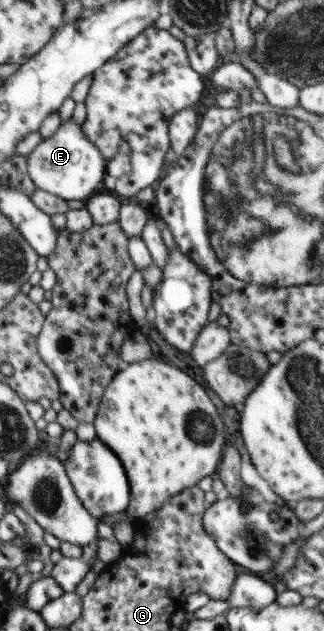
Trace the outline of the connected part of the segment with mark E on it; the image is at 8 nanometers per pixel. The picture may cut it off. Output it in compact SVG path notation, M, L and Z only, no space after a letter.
M74 119L66 120L57 132L42 139L32 154L27 156L27 170L37 189L45 190L65 201L87 202L98 191L103 190L106 161L100 149L88 140L84 130Z

